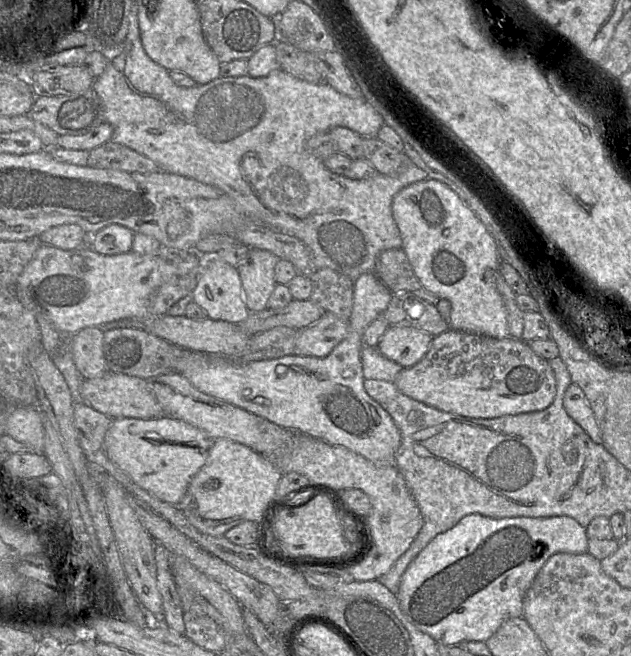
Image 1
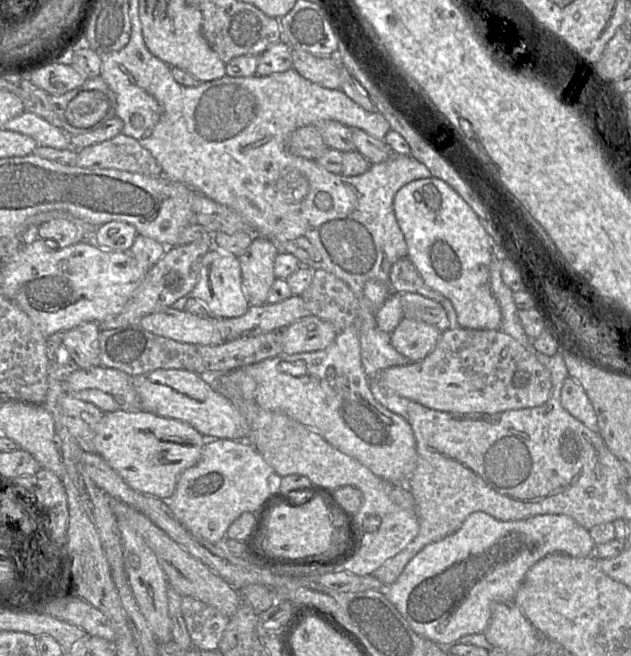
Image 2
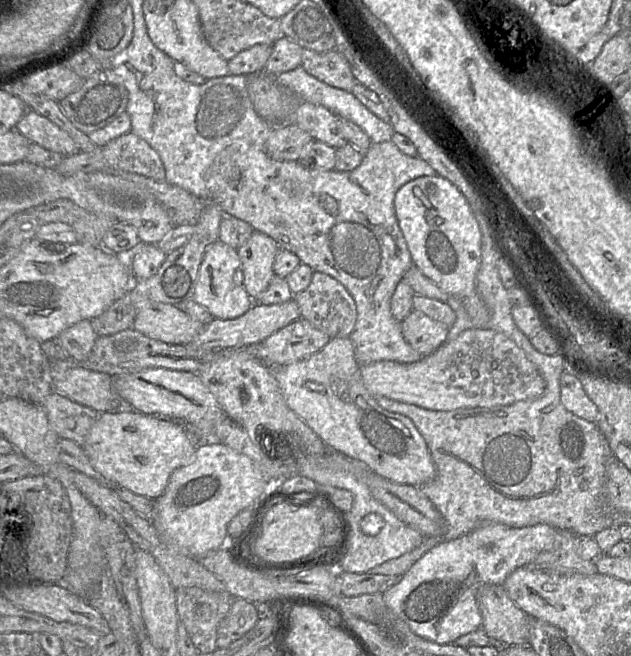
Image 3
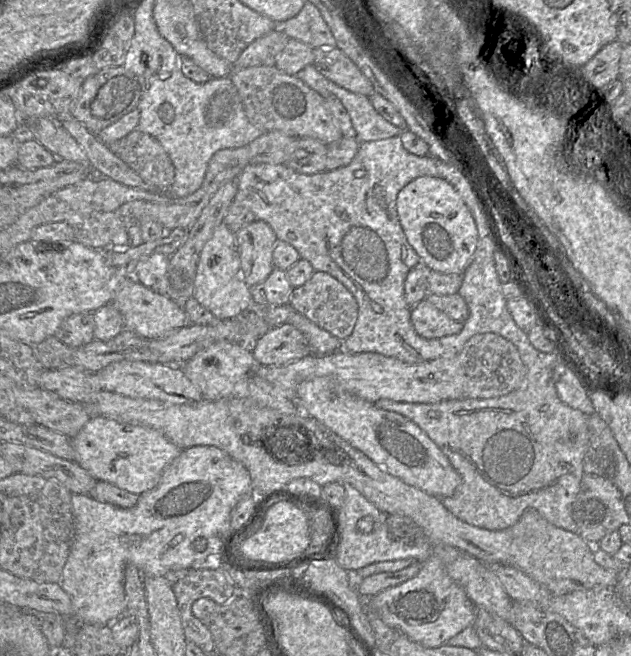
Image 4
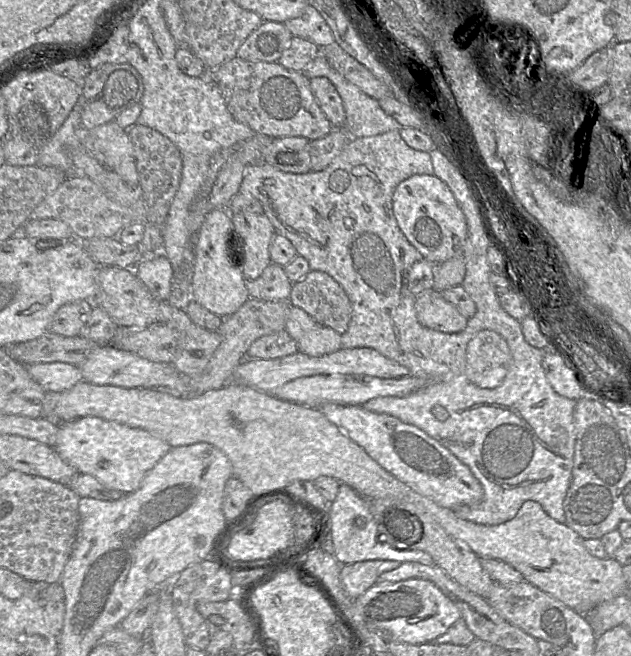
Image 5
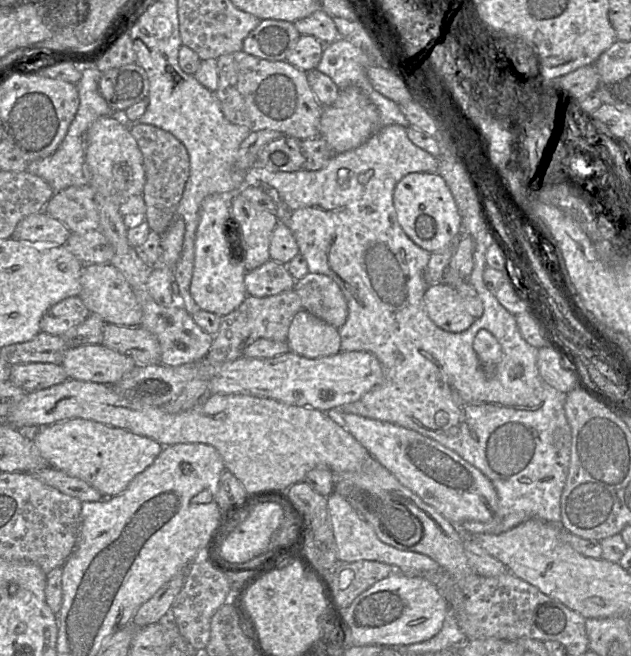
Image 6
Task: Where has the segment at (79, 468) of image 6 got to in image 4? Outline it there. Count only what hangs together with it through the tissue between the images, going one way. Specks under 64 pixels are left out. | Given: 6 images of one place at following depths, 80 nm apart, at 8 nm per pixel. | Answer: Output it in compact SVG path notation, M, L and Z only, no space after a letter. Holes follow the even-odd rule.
M93 415L71 439L71 443L75 461L97 481L109 482L138 496L156 487L164 470L183 451L158 430L143 425L120 423L102 415Z

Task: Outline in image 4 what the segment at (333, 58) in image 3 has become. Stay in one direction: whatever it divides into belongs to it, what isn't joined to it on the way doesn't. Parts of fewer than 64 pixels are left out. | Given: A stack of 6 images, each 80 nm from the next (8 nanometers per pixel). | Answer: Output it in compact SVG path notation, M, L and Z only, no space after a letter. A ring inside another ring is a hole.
M337 47L314 48L313 65L328 80L353 93L370 96L375 92L371 82Z

